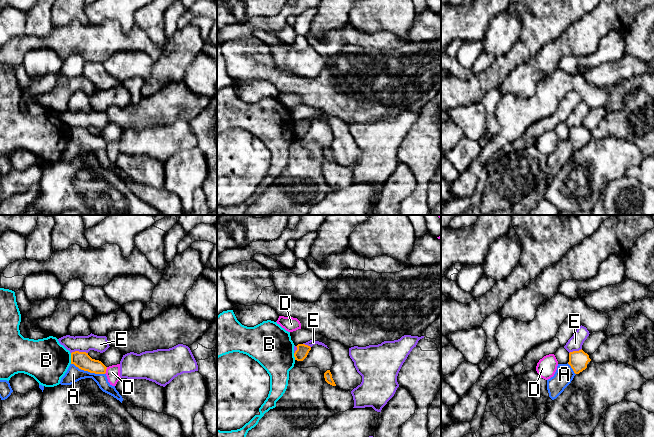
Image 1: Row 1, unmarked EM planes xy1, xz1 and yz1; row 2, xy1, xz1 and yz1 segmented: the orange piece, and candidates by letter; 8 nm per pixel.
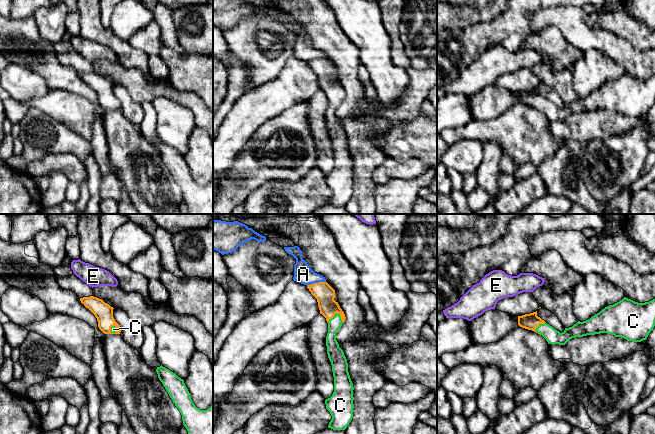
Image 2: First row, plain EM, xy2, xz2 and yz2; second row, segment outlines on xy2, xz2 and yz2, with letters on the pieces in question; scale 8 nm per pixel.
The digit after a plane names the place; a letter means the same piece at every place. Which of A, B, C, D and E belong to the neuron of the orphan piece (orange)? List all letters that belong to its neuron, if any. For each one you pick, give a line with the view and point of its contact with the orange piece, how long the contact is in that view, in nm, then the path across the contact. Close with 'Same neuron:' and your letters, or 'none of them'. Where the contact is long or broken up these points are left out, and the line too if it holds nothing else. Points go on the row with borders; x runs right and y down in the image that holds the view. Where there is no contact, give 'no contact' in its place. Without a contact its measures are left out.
C: contact xz2 (333, 316); length 130 nm; way xz2 (323, 292), (333, 316), (335, 323)
Same neuron: C

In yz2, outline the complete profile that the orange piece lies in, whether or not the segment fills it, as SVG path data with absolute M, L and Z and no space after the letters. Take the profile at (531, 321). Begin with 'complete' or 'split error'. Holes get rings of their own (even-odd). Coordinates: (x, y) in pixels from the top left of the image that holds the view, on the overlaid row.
split error; M624 297L590 319L578 321L560 333L537 316L537 311L518 316L518 325L542 335L548 344L565 345L570 339L607 333L627 341L646 340L655 326L655 299L638 303Z

